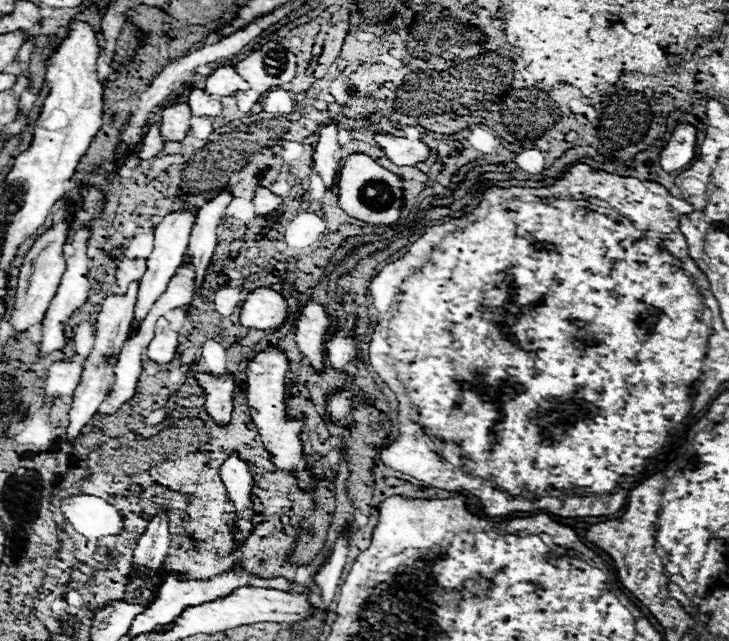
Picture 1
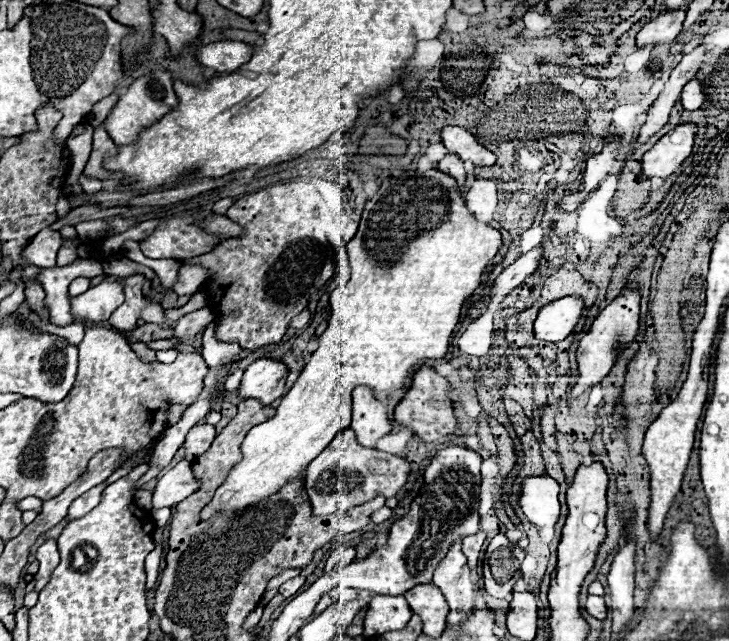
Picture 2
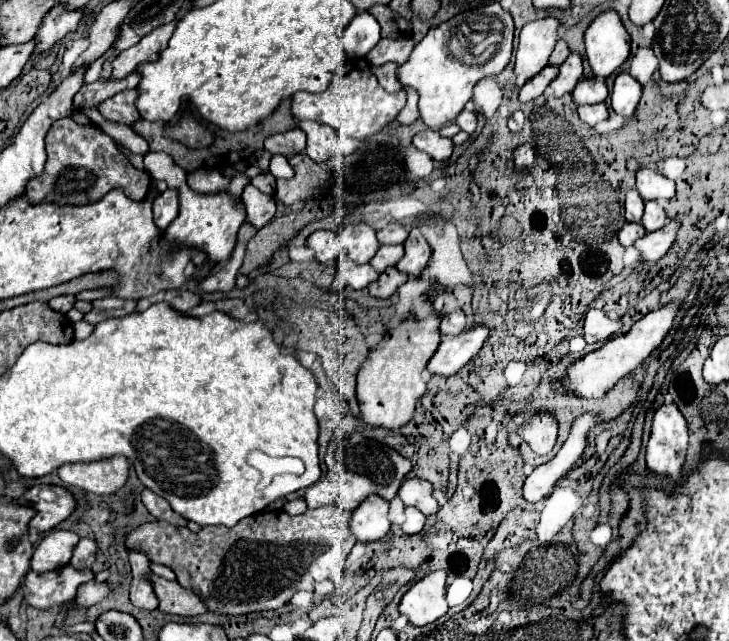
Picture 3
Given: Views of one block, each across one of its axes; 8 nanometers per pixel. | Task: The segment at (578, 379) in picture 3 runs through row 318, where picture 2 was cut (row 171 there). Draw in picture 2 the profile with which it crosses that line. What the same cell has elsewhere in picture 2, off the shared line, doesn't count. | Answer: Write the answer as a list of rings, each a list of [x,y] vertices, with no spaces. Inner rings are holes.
[[[680,124],[666,136],[662,136],[642,158],[642,180],[650,180],[654,176],[666,178],[670,176],[692,152],[692,140],[696,134],[694,124]]]

